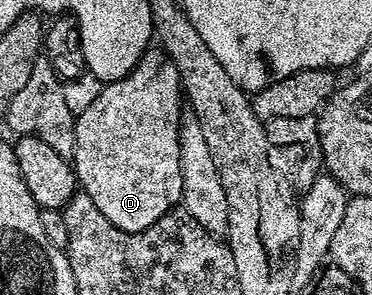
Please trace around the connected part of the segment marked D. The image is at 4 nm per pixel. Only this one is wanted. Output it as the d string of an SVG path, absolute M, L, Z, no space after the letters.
M149 48L126 77L99 89L88 107L76 114L76 143L70 161L79 189L94 200L98 212L114 228L142 232L177 209L182 199L178 68L163 50Z

